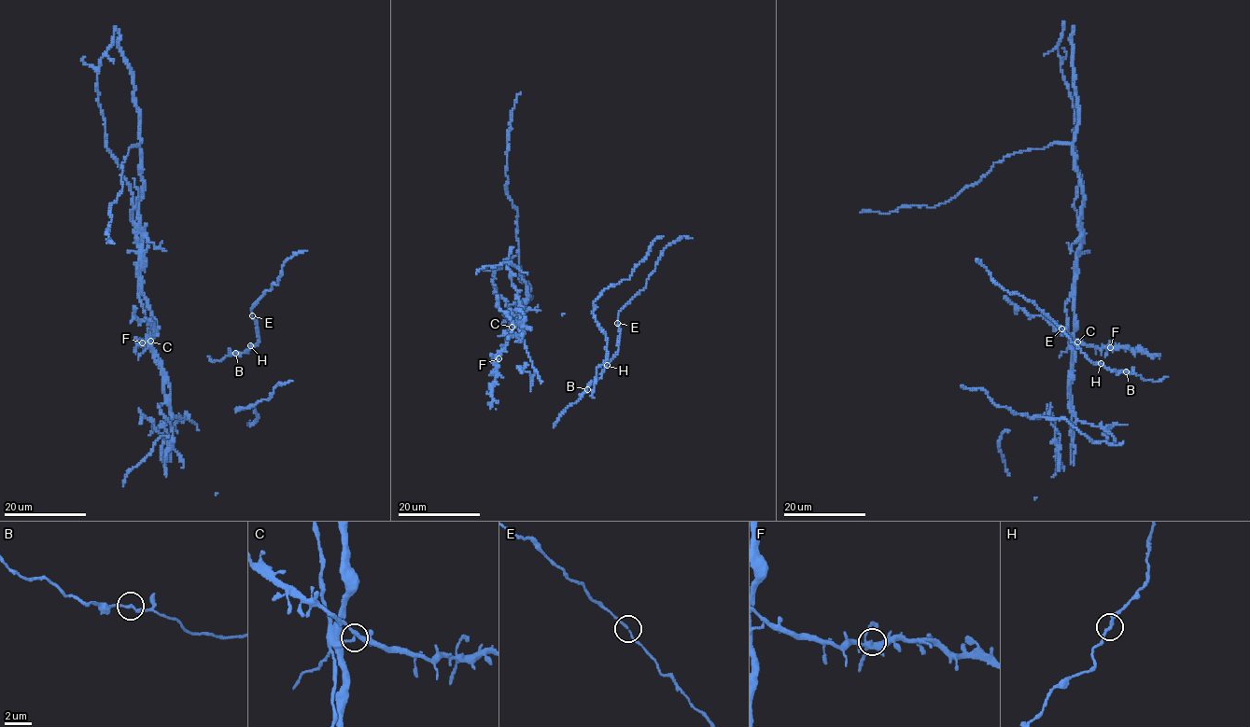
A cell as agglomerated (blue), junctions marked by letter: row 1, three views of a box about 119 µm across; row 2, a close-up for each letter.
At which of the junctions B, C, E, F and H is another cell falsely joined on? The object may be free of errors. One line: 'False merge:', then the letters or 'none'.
False merge: C

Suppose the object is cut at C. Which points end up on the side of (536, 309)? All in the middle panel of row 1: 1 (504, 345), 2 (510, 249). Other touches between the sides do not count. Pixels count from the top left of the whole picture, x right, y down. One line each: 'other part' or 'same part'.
1: other part
2: other part

